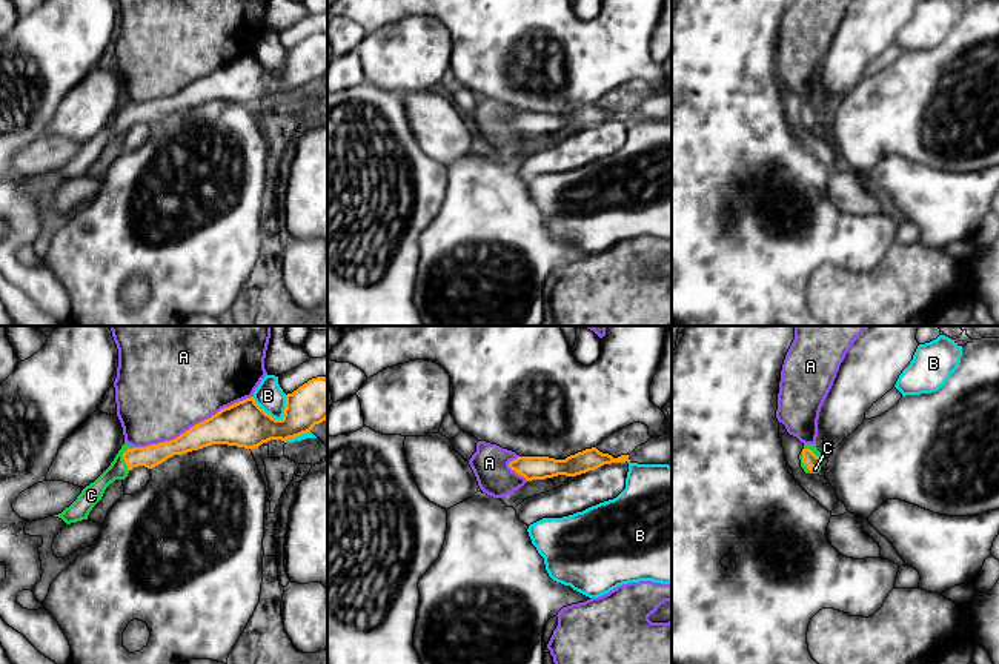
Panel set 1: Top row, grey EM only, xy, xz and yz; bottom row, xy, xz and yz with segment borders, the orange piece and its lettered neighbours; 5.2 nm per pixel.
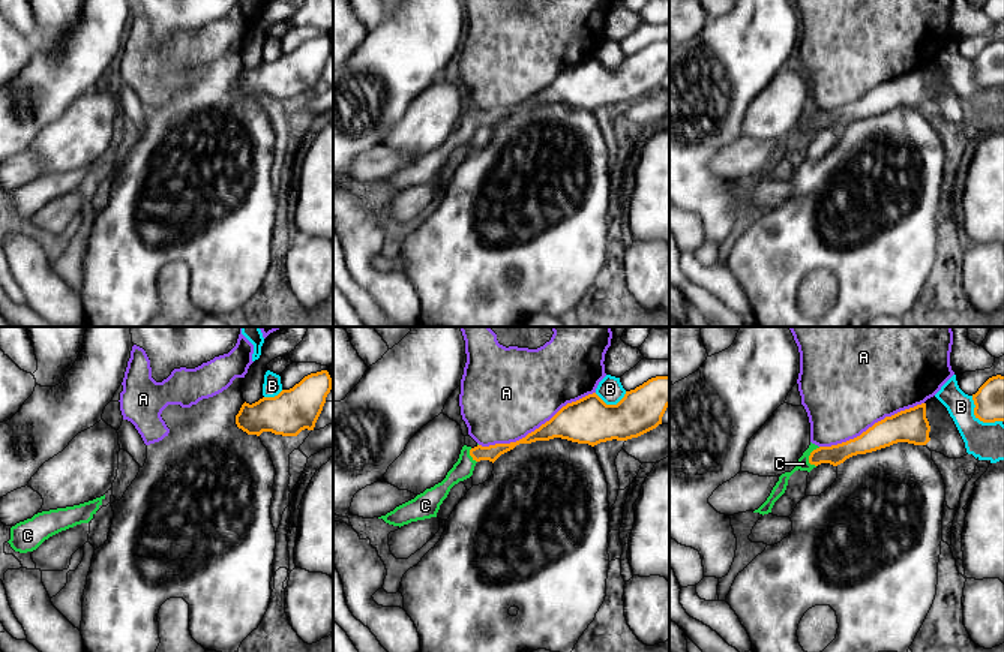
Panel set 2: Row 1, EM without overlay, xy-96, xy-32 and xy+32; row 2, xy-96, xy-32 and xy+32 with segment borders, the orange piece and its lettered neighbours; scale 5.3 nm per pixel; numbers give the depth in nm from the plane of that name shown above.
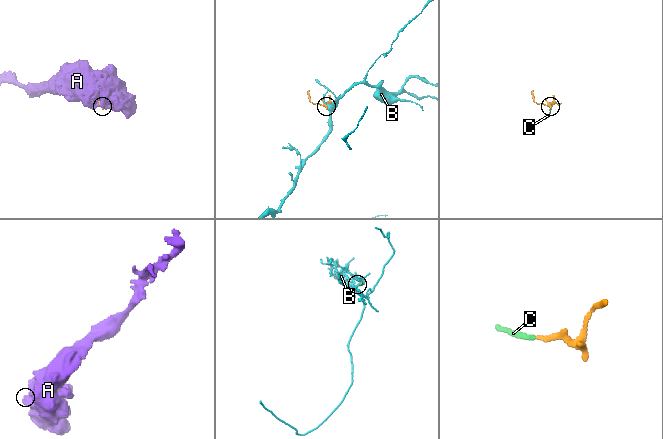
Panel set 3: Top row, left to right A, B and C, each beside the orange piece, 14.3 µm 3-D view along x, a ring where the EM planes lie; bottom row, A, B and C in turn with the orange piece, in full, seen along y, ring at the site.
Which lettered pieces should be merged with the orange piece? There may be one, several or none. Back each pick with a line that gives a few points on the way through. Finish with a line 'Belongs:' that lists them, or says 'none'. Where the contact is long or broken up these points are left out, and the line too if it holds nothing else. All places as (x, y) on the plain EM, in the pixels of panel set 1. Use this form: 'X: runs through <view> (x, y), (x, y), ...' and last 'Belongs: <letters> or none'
C: runs through xy (152, 111), (123, 112), (92, 149)
Belongs: C

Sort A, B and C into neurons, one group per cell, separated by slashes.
A / B / C

